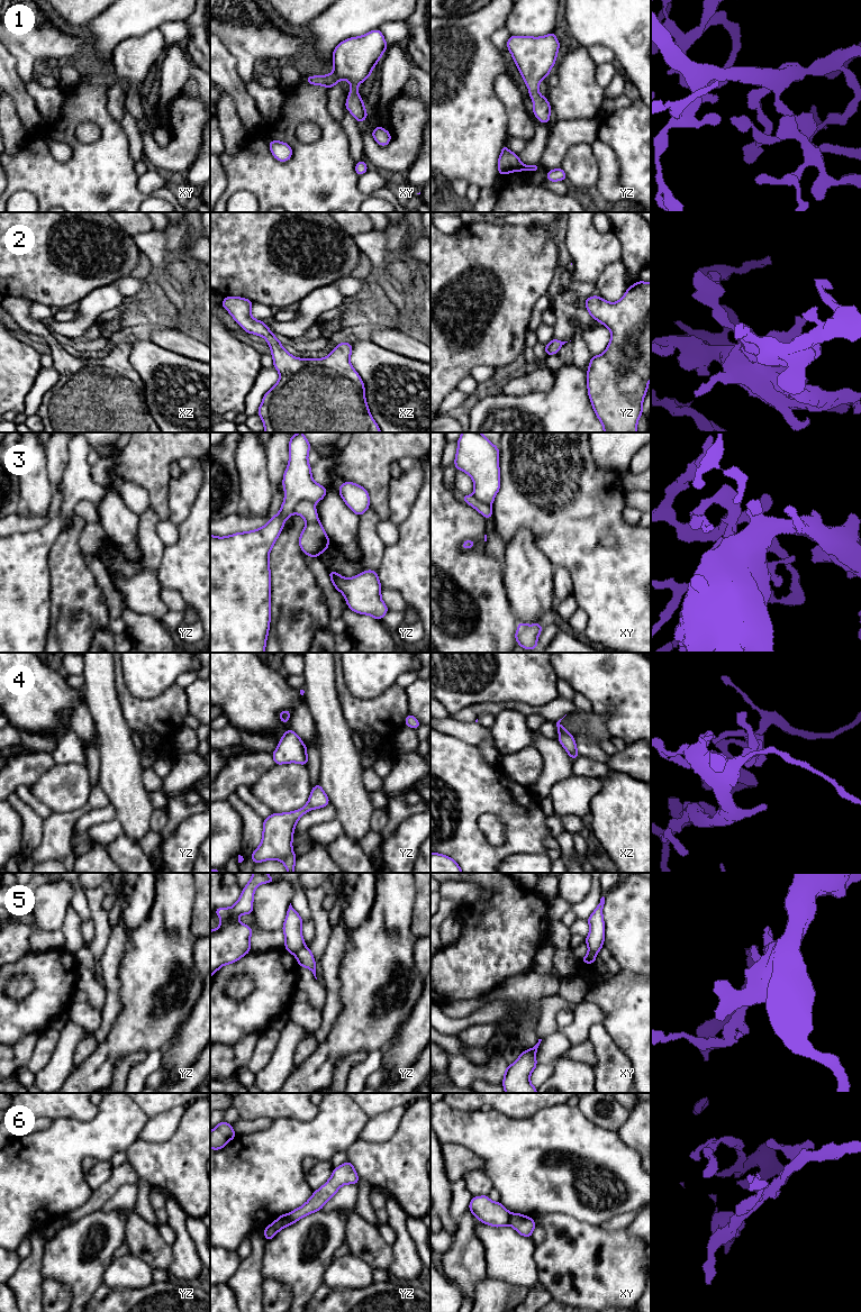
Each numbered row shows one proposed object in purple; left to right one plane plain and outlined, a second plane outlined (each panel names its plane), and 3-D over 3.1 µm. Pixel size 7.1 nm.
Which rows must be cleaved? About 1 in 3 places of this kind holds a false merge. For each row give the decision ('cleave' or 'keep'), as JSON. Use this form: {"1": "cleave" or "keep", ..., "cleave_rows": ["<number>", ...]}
{"1": "keep", "2": "keep", "3": "cleave", "4": "keep", "5": "cleave", "6": "cleave", "cleave_rows": ["3", "5", "6"]}

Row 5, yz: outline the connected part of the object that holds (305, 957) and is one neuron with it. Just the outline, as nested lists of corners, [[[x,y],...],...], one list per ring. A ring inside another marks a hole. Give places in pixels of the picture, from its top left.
[[[303,947],[302,949],[300,949],[298,954],[296,955],[296,958],[298,960],[299,966],[309,968],[312,972],[315,978],[317,980],[316,963],[309,947]]]

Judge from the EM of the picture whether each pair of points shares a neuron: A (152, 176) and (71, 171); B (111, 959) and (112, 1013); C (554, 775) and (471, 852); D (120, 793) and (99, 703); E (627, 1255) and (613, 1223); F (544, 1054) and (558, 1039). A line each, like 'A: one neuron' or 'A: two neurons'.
A: two neurons
B: one neuron
C: two neurons
D: one neuron
E: two neurons
F: one neuron

